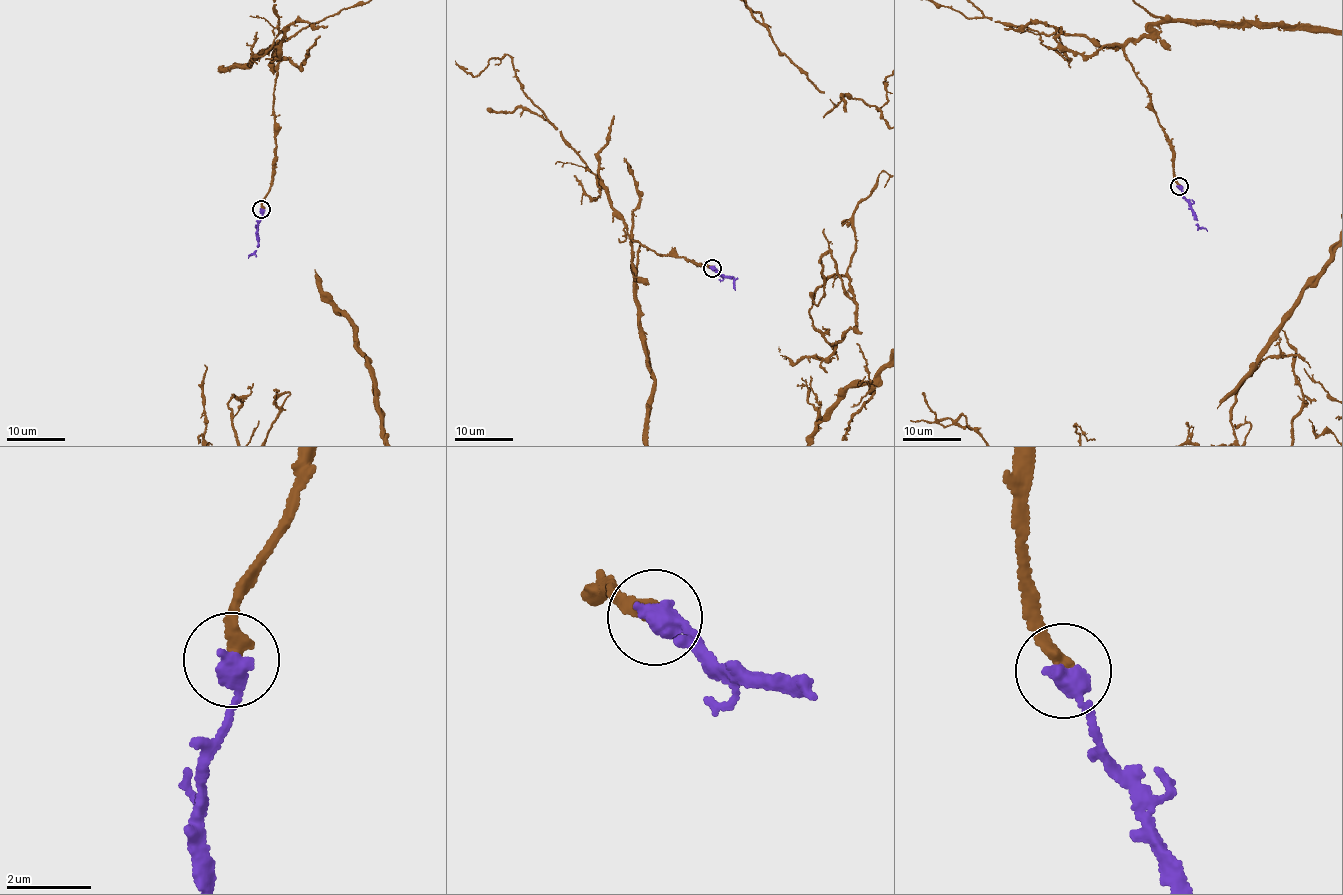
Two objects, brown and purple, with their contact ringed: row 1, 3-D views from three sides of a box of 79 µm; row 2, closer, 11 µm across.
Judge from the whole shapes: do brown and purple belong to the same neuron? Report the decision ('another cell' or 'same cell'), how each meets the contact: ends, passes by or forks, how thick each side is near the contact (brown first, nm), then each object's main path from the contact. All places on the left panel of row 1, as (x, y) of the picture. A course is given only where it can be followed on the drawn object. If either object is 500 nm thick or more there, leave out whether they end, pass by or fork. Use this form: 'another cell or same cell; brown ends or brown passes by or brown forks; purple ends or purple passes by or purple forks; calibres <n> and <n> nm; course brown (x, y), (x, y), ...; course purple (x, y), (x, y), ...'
same cell; calibres 320 and 500 nm; course purple (261, 210), (256, 249), (248, 258)

